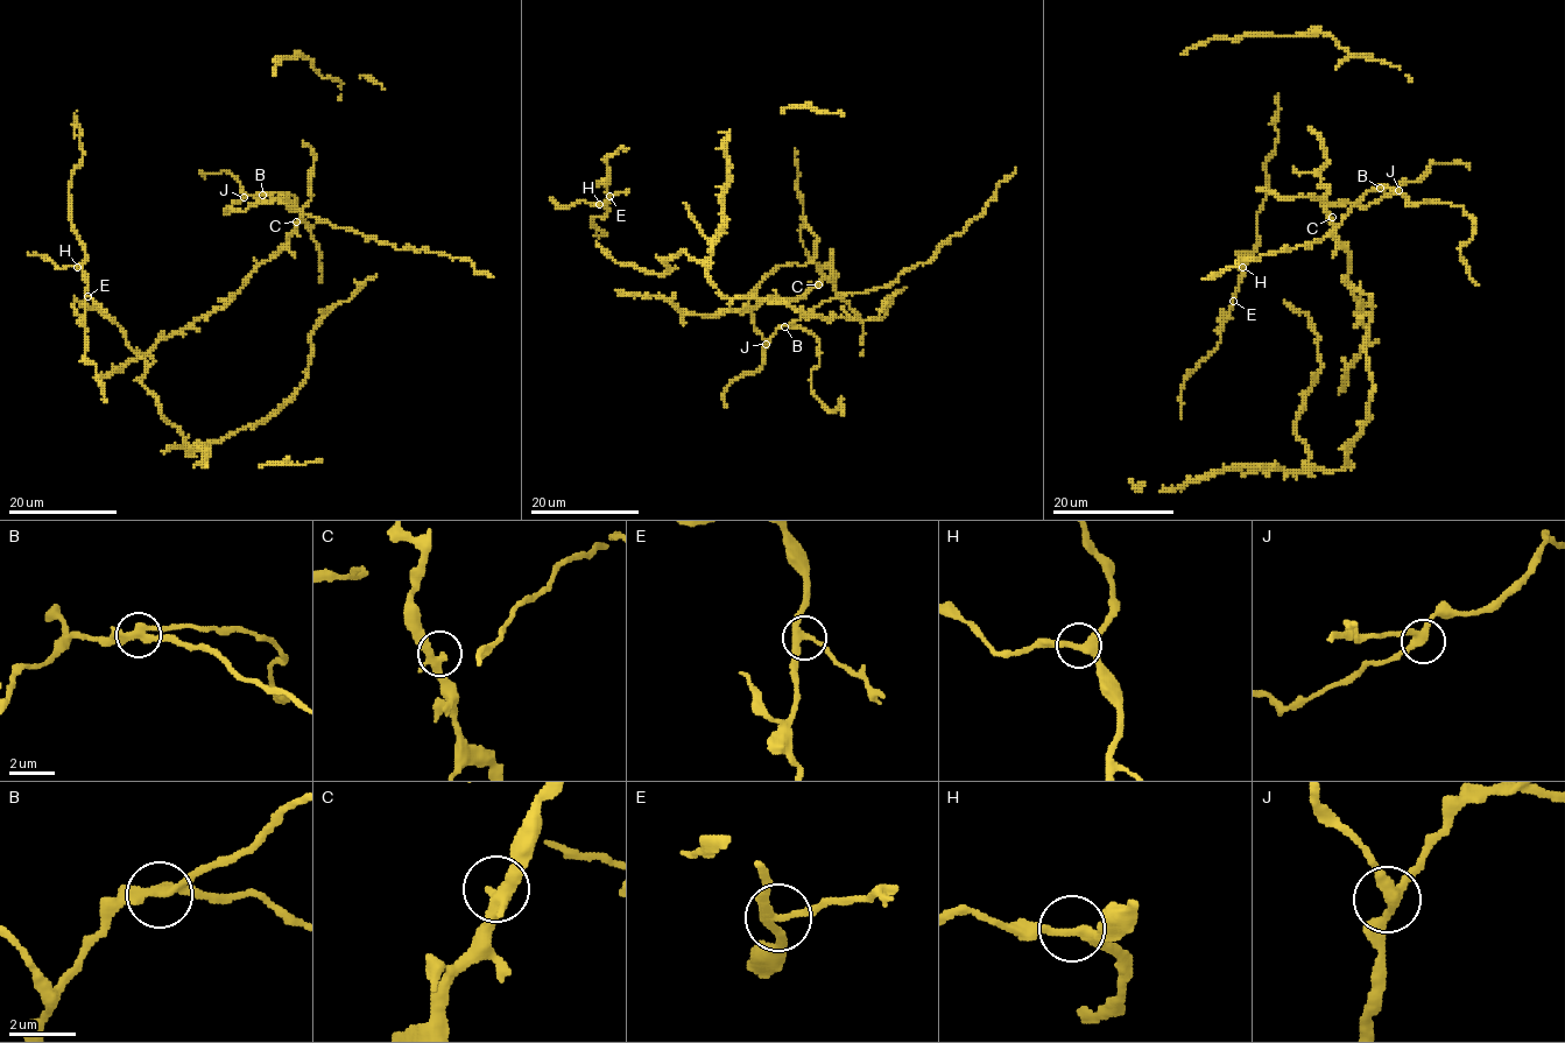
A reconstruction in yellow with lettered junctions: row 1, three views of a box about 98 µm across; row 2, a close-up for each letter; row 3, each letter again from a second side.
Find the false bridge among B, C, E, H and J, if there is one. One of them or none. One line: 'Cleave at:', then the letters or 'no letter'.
Cleave at: B

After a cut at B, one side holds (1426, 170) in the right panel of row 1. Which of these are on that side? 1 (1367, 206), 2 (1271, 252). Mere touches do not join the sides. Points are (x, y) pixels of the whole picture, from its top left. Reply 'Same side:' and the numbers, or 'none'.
Same side: 1

